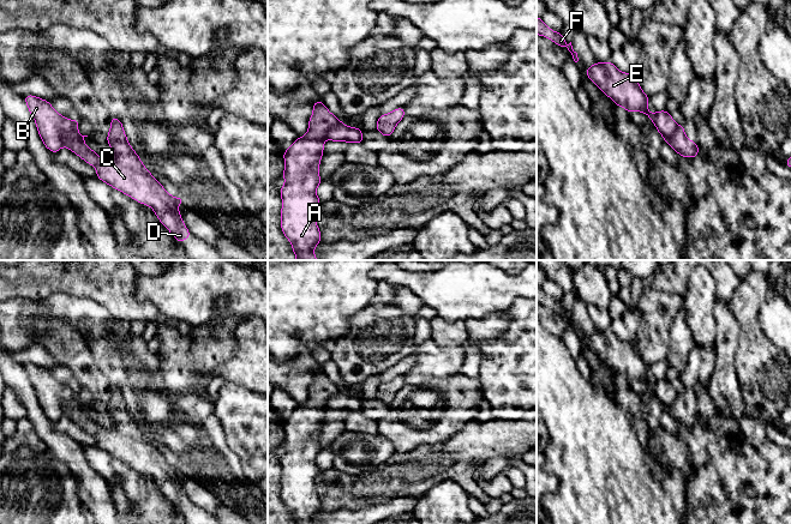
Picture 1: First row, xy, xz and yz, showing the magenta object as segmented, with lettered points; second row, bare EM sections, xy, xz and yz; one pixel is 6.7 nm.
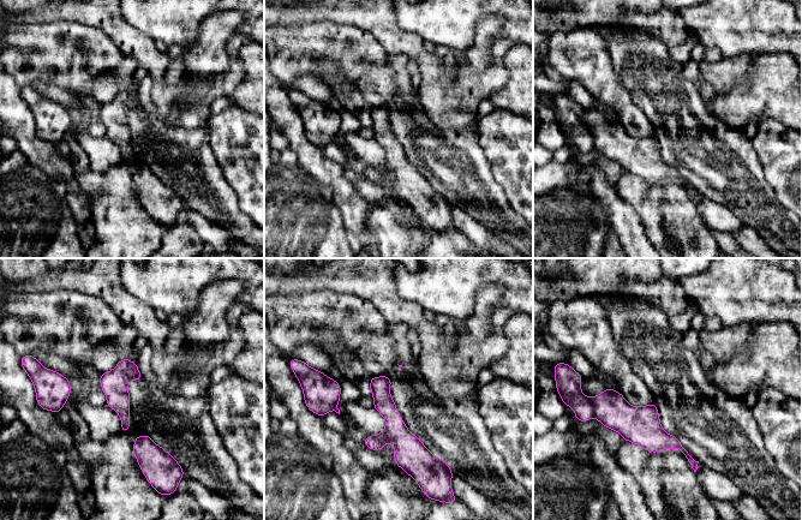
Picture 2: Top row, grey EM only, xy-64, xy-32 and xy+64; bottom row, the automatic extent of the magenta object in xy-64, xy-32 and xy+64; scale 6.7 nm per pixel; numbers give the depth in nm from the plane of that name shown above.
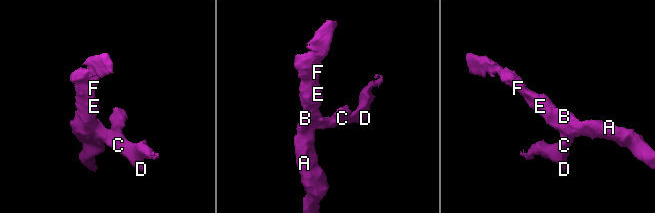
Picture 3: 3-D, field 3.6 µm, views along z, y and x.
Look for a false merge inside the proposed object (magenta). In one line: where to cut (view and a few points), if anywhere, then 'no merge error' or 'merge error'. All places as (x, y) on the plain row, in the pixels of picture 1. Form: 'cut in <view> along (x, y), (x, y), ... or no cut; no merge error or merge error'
cut in xy along (72, 390), (72, 397), (63, 414); merge error

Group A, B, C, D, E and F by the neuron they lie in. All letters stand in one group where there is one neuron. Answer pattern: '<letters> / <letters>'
A B E F / C D

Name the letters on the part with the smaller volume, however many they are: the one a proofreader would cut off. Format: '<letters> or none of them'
C, D

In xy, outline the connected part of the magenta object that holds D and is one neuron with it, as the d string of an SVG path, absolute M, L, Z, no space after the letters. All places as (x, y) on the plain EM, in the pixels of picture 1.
M78 386L72 391L73 397L66 404L64 415L94 434L100 448L138 471L151 475L160 490L179 512L191 505L178 478L179 472L185 470L184 465L172 465L144 435L131 416L119 387L110 386L110 399L107 403L107 411L114 422L110 429L103 429L85 414L84 406L88 404L78 402Z

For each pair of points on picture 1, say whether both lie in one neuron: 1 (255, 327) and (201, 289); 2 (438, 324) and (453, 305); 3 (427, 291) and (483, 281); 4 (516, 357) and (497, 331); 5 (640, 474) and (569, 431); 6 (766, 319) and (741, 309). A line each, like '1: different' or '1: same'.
1: different
2: different
3: same
4: different
5: same
6: different

